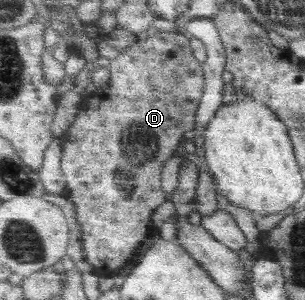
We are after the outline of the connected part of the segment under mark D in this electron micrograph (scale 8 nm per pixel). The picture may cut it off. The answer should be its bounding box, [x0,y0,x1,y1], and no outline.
[62,31,207,279]

